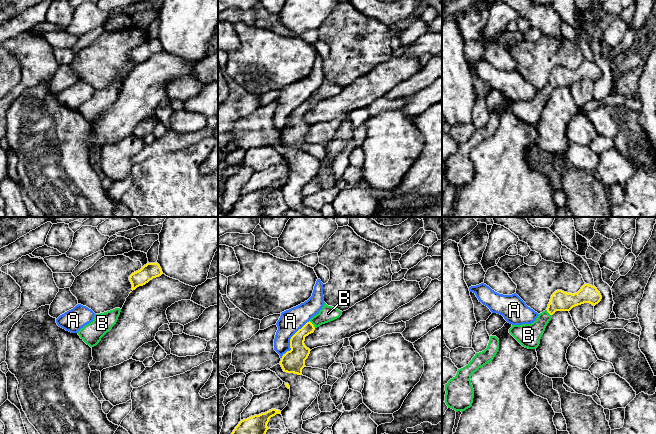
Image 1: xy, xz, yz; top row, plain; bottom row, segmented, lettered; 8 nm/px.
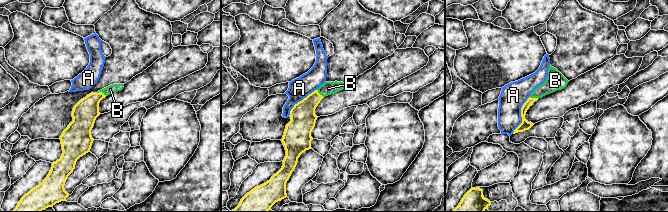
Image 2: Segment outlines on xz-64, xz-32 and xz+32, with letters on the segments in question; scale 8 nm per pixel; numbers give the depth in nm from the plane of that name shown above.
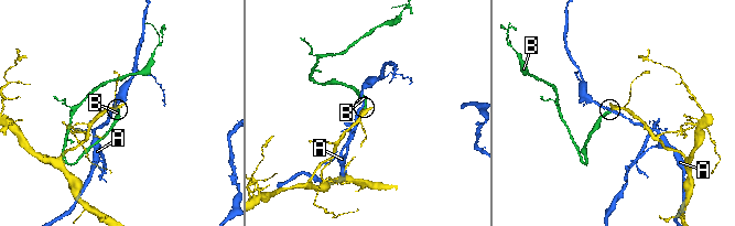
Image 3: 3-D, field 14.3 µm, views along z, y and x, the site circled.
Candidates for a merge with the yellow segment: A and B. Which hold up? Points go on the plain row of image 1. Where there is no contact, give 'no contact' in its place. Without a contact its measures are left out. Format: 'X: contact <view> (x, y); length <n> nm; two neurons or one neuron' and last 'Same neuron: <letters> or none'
A: contact xz (290, 115); length 380 nm; two neurons
B: contact xz (312, 100); length 80 nm; one neuron
Same neuron: B

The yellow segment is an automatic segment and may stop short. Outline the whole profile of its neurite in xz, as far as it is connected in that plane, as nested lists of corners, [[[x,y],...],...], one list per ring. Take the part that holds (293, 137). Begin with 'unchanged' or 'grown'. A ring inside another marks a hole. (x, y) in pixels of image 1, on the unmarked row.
grown; [[[324,79],[318,90],[313,92],[301,105],[299,105],[290,115],[290,127],[283,130],[280,141],[284,148],[302,151],[305,136],[310,130],[310,125],[304,120],[305,113],[313,109],[322,100],[339,94],[342,87]]]

